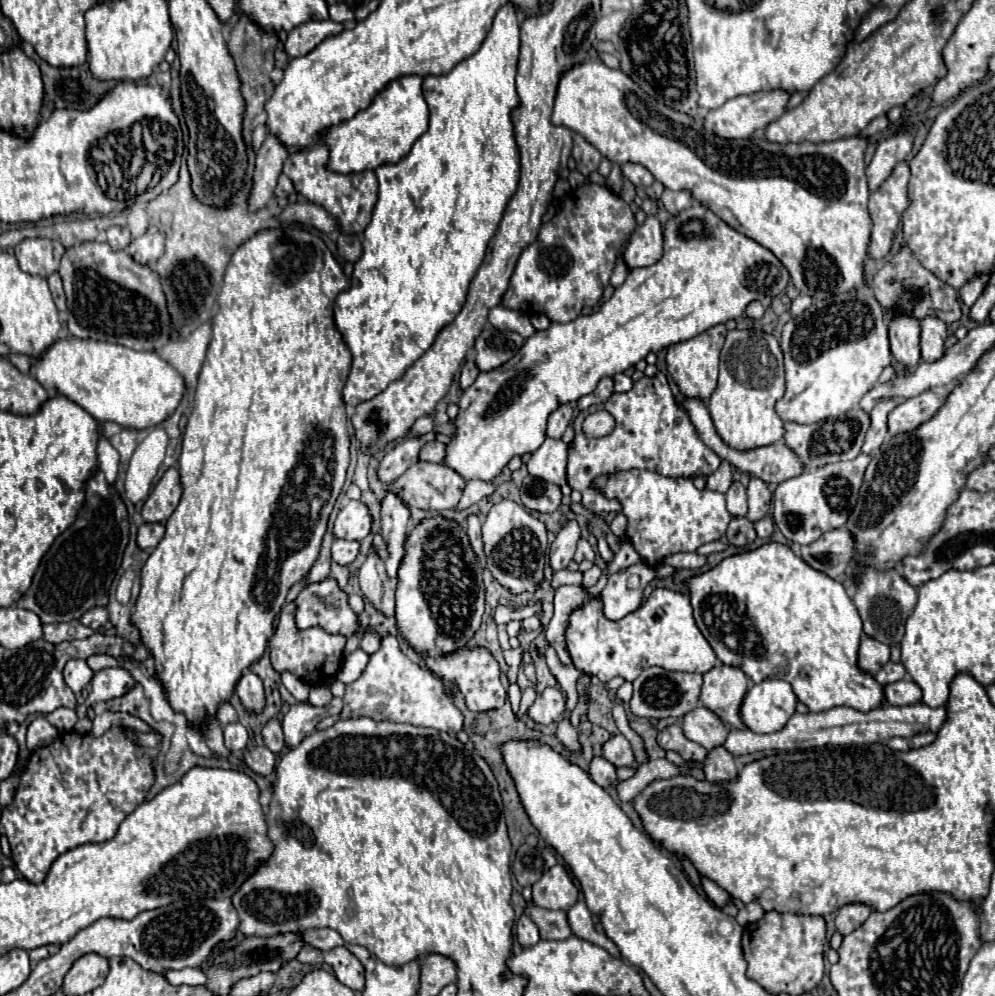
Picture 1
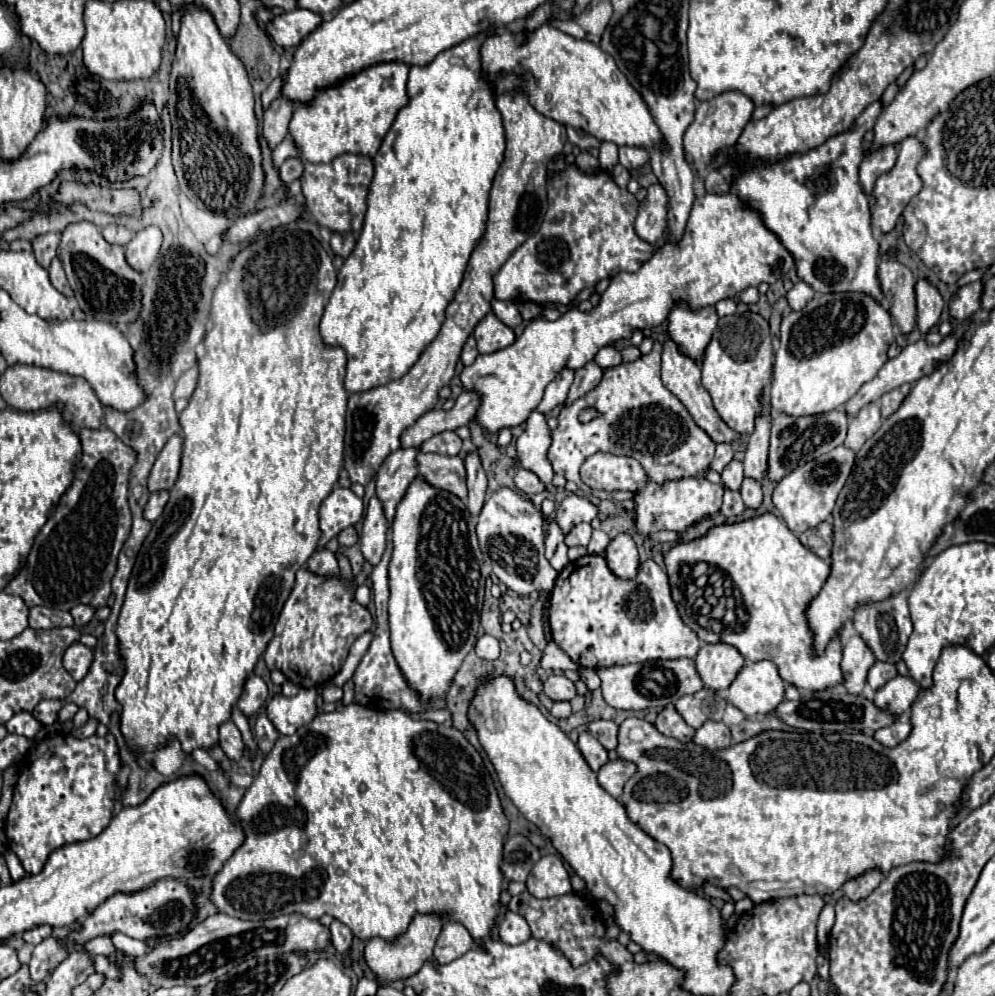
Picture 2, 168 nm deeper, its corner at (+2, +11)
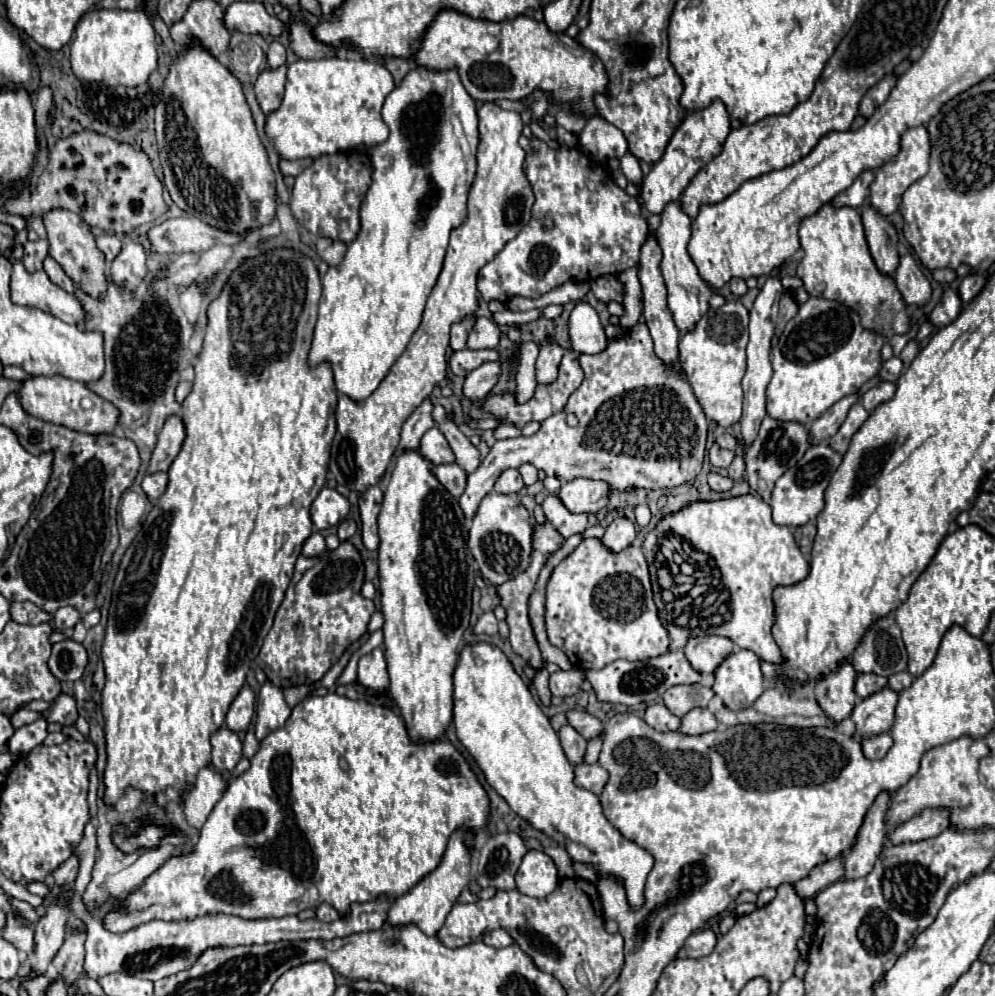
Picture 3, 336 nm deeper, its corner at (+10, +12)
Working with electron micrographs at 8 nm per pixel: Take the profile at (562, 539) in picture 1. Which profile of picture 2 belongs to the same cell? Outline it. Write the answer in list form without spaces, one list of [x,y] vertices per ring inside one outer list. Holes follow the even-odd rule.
[[[568,495],[558,511],[556,511],[556,521],[562,527],[564,533],[568,533],[574,525],[586,521],[590,523],[598,515],[598,507],[584,495]]]

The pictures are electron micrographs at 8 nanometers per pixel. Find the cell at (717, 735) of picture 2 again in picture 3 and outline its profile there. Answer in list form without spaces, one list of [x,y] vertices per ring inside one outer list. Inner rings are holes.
[[[694,708],[682,718],[680,732],[690,734],[690,736],[700,736],[700,734],[712,732],[716,728],[718,728],[718,722],[708,708]]]

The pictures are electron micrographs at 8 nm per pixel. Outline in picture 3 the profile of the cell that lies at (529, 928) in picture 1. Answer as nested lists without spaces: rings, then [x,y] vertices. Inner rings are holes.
[[[496,928],[484,936],[484,942],[488,946],[494,946],[494,948],[504,948],[504,946],[514,944],[514,938],[508,934],[506,928]]]

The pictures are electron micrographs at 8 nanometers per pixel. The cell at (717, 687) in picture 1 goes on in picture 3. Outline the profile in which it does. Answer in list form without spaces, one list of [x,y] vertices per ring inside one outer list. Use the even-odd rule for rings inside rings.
[[[702,636],[692,638],[684,654],[690,666],[700,674],[714,674],[716,668],[734,652],[734,644],[724,636]]]

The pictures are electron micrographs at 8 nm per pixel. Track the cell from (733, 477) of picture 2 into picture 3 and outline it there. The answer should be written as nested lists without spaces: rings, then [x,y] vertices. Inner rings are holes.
[[[716,444],[710,448],[710,462],[714,468],[728,468],[732,464],[732,460],[734,460],[734,452],[722,450]]]

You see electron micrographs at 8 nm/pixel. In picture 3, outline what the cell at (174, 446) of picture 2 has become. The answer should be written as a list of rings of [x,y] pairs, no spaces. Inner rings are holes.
[[[170,416],[162,428],[162,432],[158,434],[158,444],[152,452],[152,460],[148,464],[148,474],[156,474],[156,472],[166,472],[170,468],[170,464],[174,462],[174,458],[180,452],[180,446],[184,442],[184,424],[180,416]]]

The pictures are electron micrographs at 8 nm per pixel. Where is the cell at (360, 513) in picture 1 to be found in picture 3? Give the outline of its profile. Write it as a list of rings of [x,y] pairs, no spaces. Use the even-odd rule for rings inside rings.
[[[324,486],[316,500],[312,502],[312,522],[318,528],[318,532],[328,530],[332,526],[338,526],[342,520],[346,520],[350,512],[350,502],[340,492]]]

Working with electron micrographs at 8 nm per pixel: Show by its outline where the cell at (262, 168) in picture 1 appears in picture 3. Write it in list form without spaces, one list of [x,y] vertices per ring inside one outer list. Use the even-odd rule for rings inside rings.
[[[280,66],[276,70],[266,68],[258,76],[258,80],[254,84],[254,92],[256,92],[258,104],[260,104],[260,108],[262,108],[262,112],[266,116],[280,108],[282,92],[284,92],[284,82],[286,82],[286,66]]]

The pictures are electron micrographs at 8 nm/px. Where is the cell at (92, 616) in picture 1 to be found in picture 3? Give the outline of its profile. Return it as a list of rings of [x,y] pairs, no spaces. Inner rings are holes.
[[[60,608],[56,614],[54,614],[54,628],[60,630],[60,632],[68,632],[74,628],[74,624],[80,622],[80,614],[76,608]]]

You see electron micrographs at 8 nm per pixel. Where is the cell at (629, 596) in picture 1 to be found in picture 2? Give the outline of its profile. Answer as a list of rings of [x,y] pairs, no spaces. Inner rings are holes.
[[[628,533],[616,535],[610,545],[606,547],[606,561],[608,567],[622,579],[630,579],[636,575],[640,559],[638,559],[638,549]]]

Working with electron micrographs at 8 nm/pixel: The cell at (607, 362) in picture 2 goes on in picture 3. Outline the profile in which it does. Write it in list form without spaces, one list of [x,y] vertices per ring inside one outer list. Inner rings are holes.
[[[586,300],[578,302],[570,314],[570,344],[580,354],[600,354],[606,350],[608,338],[596,310]]]

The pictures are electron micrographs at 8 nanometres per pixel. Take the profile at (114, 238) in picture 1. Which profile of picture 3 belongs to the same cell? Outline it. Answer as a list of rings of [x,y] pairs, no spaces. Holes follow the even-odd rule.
[[[100,234],[100,236],[96,238],[96,244],[98,244],[98,248],[106,254],[106,262],[108,262],[108,264],[118,256],[118,252],[120,252],[120,248],[122,248],[122,240],[120,240],[116,234]]]

